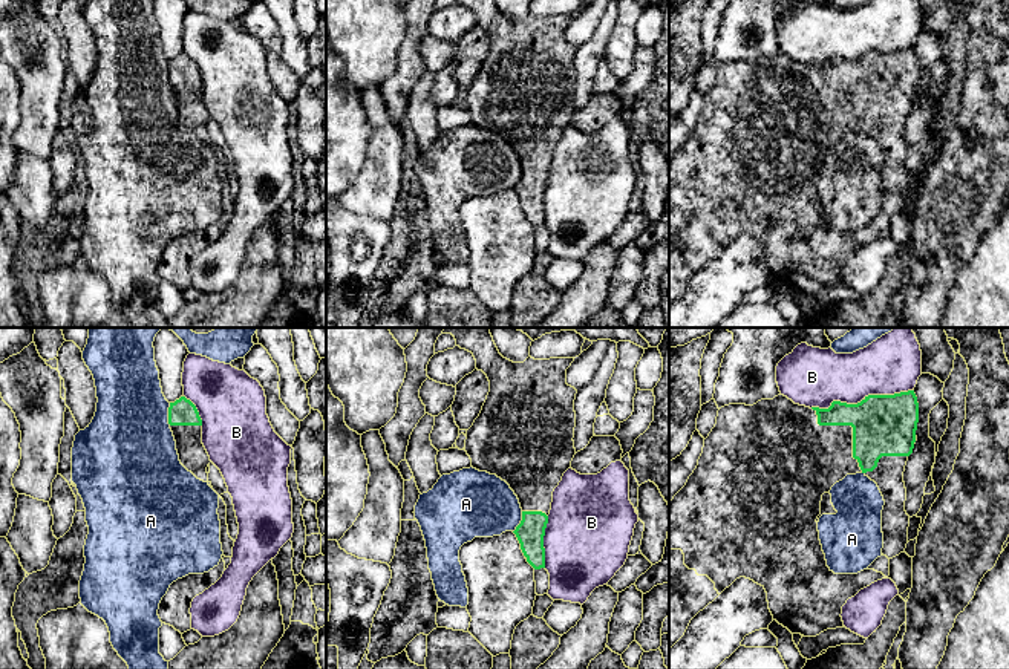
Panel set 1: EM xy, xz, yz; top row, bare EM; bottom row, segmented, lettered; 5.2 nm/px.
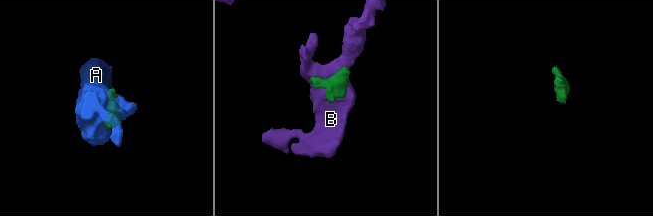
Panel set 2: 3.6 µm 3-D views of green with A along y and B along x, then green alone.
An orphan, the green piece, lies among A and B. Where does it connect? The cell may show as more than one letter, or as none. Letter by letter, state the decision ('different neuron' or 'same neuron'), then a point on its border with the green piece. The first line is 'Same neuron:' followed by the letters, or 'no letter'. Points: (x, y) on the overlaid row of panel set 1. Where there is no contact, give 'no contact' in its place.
Same neuron: no letter
A: different neuron; meets green in xy at (169, 414)
B: different neuron; meets green in yz at (862, 400)

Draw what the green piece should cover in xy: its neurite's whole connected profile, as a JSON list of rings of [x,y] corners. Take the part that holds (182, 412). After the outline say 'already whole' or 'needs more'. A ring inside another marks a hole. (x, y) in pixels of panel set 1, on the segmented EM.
[[[185,397],[170,403],[168,424],[181,464],[198,479],[208,482],[207,467],[211,461],[202,444],[202,419],[196,406]]]; needs more

